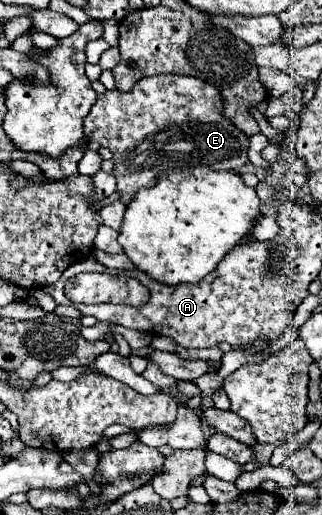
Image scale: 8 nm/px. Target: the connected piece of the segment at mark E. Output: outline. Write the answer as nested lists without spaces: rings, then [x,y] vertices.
[[[186,75],[144,77],[128,93],[114,89],[98,95],[96,105],[84,119],[84,133],[114,155],[112,175],[118,181],[118,191],[122,193],[124,203],[130,203],[140,187],[154,185],[156,177],[170,169],[210,167],[214,171],[238,171],[248,163],[248,135],[238,131],[238,127],[224,115],[224,97],[210,83]]]

